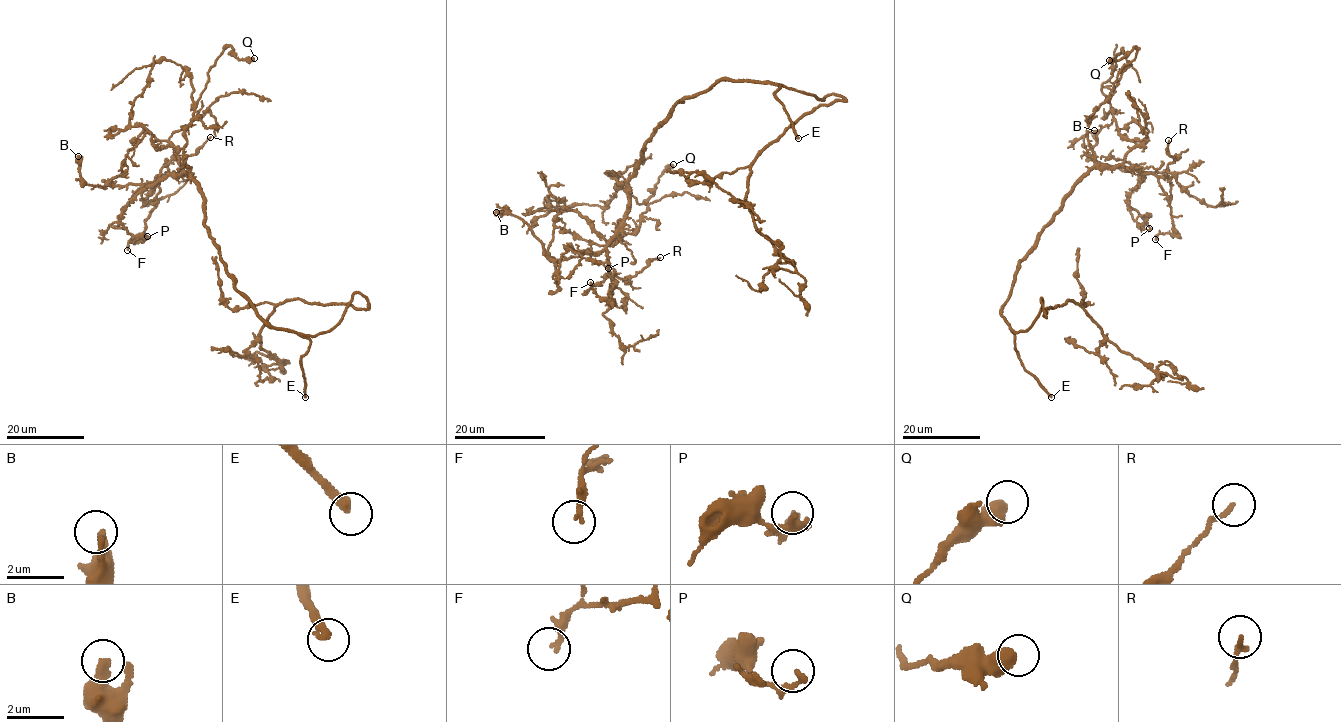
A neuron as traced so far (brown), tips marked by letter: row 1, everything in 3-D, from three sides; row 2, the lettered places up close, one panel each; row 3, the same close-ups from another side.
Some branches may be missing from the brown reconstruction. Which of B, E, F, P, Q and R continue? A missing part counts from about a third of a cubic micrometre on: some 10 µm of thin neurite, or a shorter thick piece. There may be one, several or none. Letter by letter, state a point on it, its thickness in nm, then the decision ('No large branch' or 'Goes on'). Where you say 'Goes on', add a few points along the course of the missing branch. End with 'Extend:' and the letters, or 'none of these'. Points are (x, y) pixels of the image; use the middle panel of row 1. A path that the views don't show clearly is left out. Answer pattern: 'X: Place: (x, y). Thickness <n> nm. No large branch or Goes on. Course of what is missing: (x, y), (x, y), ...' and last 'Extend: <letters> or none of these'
B: Place: (496, 212). Thickness 380 nm. No large branch
E: Place: (798, 138). Thickness 340 nm. Goes on
F: Place: (590, 282). Thickness 240 nm. No large branch
P: Place: (608, 268). Thickness 190 nm. No large branch
Q: Place: (673, 164). Thickness 500 nm. No large branch
R: Place: (660, 257). Thickness 170 nm. No large branch
Extend: E

